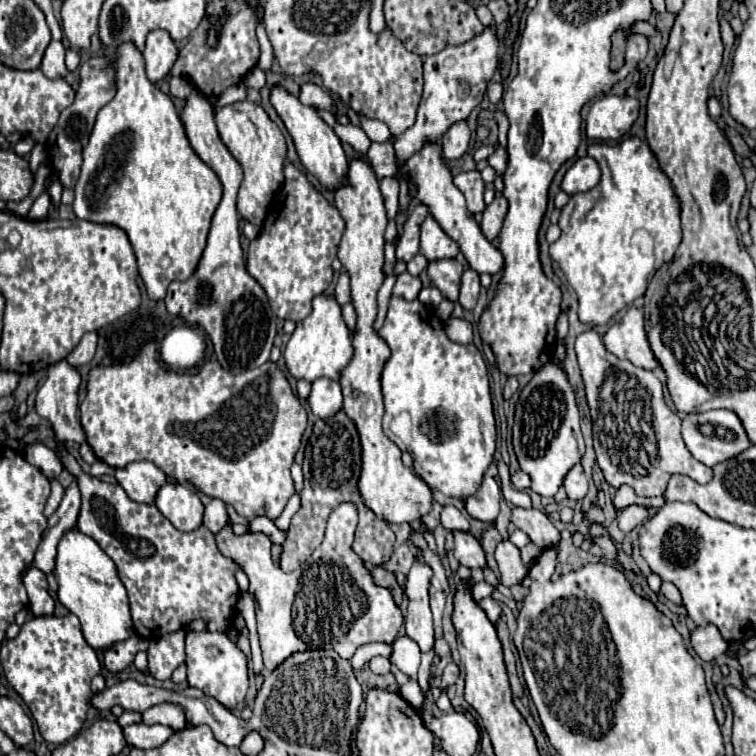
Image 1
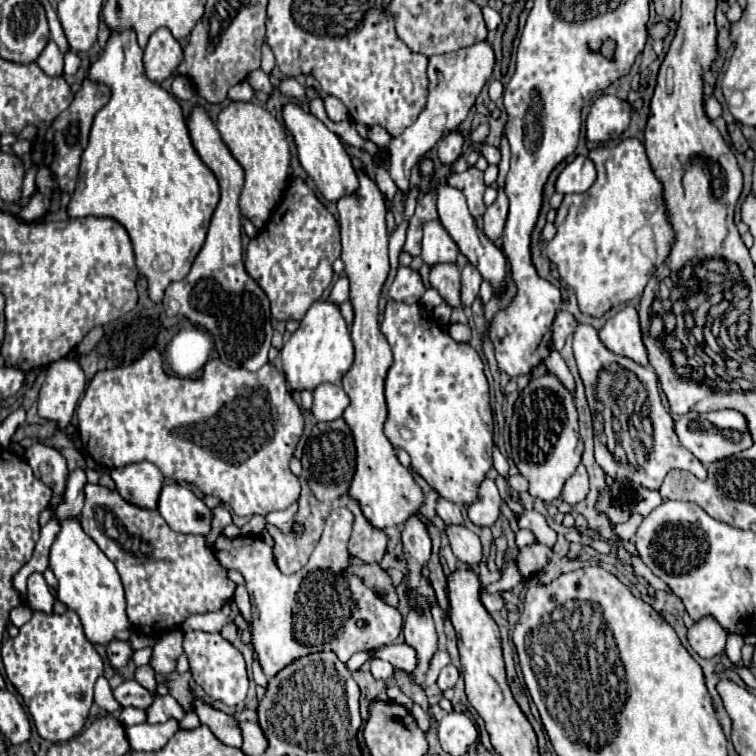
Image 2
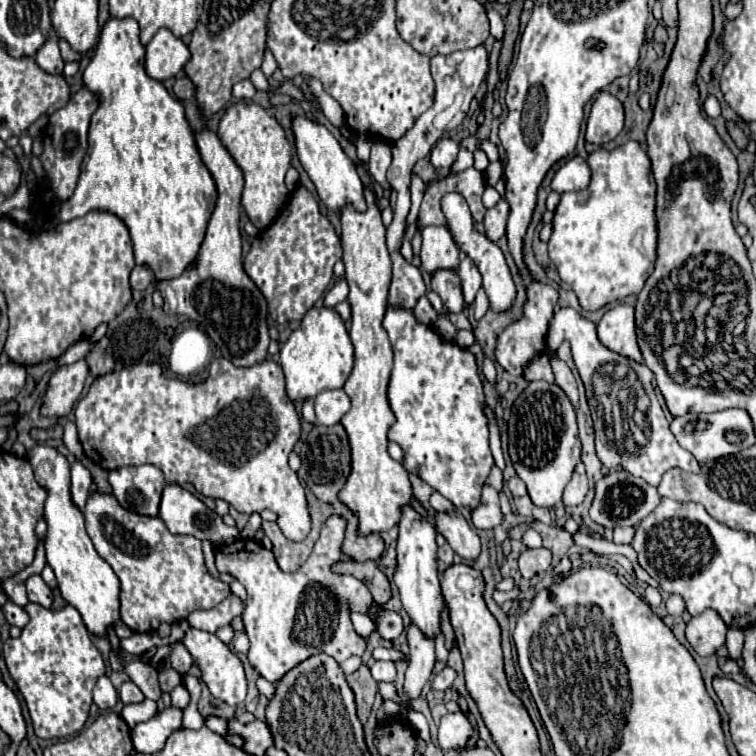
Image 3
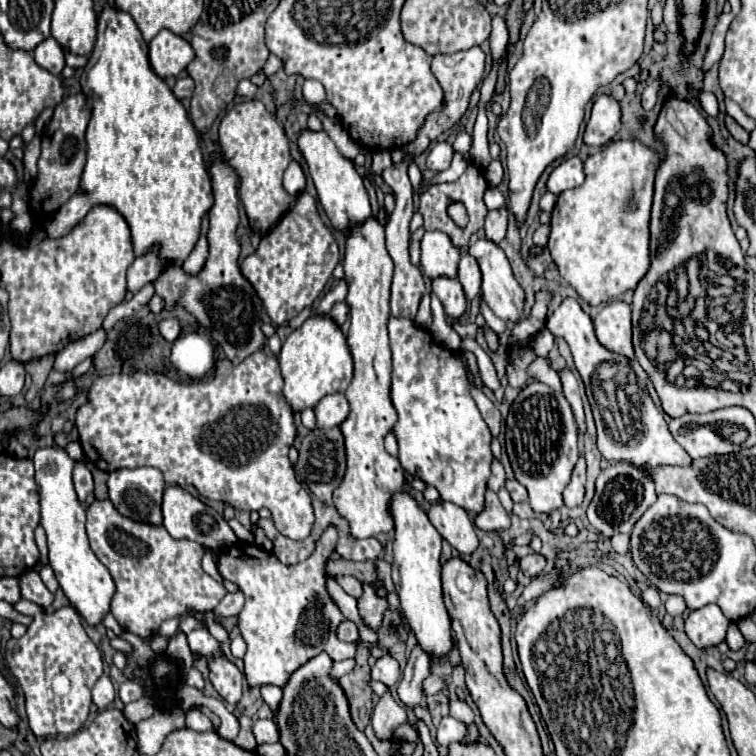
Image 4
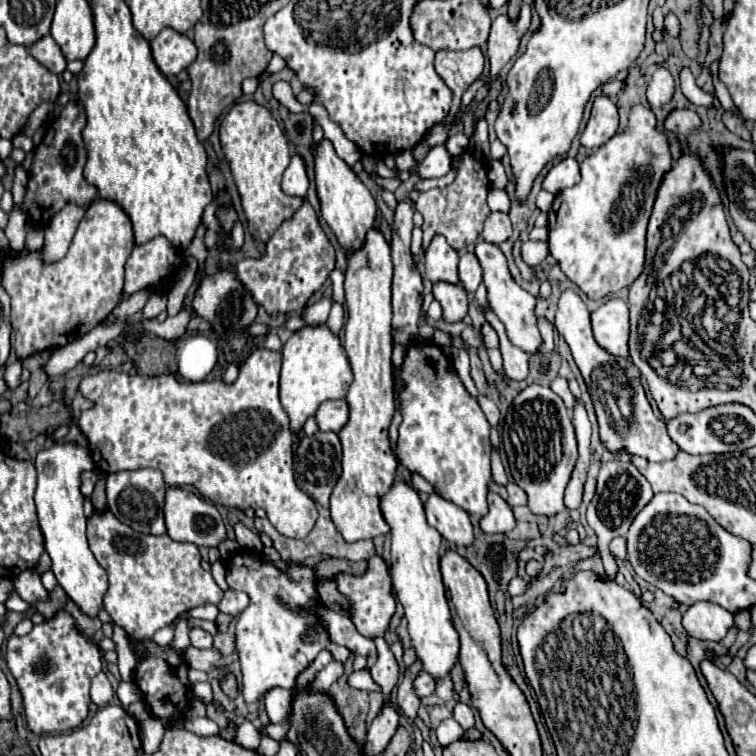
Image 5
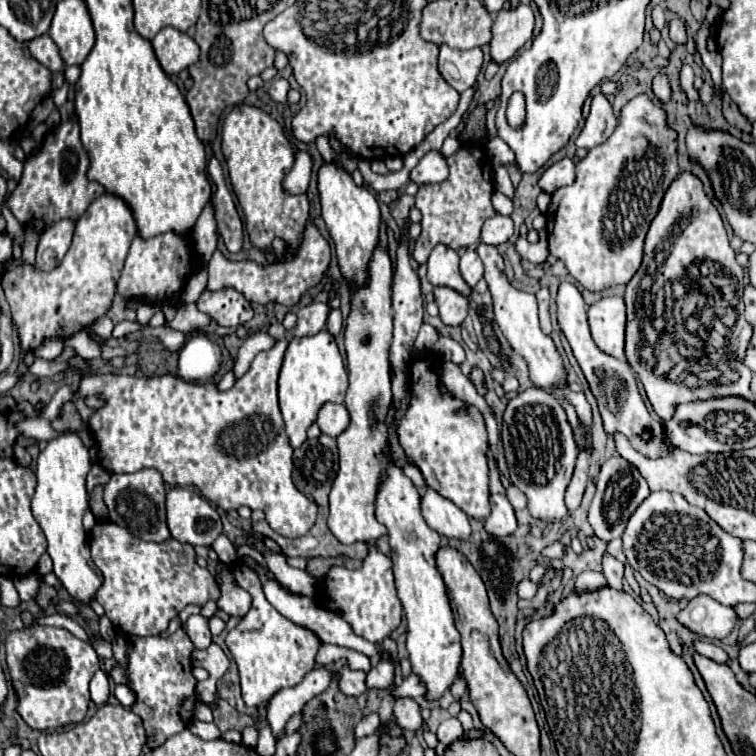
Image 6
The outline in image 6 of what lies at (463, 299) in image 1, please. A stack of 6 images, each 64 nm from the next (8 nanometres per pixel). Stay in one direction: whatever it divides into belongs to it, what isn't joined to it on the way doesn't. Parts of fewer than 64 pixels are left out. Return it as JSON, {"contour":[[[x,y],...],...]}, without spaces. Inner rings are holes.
{"contour":[[[468,248],[462,252],[460,256],[460,272],[464,276],[464,280],[474,288],[476,282],[484,276],[484,264],[482,260],[478,258],[476,250],[474,248]]]}

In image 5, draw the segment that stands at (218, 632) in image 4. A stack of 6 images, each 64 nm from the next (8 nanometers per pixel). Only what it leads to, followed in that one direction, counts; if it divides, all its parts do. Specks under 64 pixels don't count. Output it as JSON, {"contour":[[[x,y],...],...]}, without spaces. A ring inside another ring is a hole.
{"contour":[[[214,604],[198,606],[198,608],[194,608],[194,610],[188,610],[188,616],[192,616],[192,618],[202,618],[202,620],[216,620],[218,608],[216,608]]]}

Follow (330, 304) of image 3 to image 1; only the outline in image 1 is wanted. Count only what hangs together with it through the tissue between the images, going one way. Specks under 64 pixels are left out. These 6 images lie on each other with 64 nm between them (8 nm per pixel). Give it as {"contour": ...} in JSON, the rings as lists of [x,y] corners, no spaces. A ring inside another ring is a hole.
{"contour":[[[346,272],[340,274],[338,282],[336,282],[336,288],[334,288],[334,298],[338,304],[346,304],[350,302],[350,278]]]}

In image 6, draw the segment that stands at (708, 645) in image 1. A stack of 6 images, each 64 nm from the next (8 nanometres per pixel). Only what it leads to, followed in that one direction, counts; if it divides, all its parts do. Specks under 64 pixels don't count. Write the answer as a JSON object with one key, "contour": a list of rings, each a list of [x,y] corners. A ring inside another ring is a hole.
{"contour":[[[698,594],[678,612],[678,622],[704,638],[726,638],[736,626],[736,612],[730,606],[722,606],[706,594]]]}

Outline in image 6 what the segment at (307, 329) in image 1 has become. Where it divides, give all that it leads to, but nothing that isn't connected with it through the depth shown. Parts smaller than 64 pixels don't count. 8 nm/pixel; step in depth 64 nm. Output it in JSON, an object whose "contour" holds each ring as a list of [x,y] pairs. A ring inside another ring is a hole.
{"contour":[[[320,330],[314,336],[294,338],[290,342],[278,378],[278,400],[286,424],[286,436],[292,448],[298,448],[306,442],[306,432],[316,422],[316,414],[322,408],[322,404],[326,402],[342,404],[346,390],[348,390],[348,372],[344,368],[342,356],[338,352],[332,334]]]}

